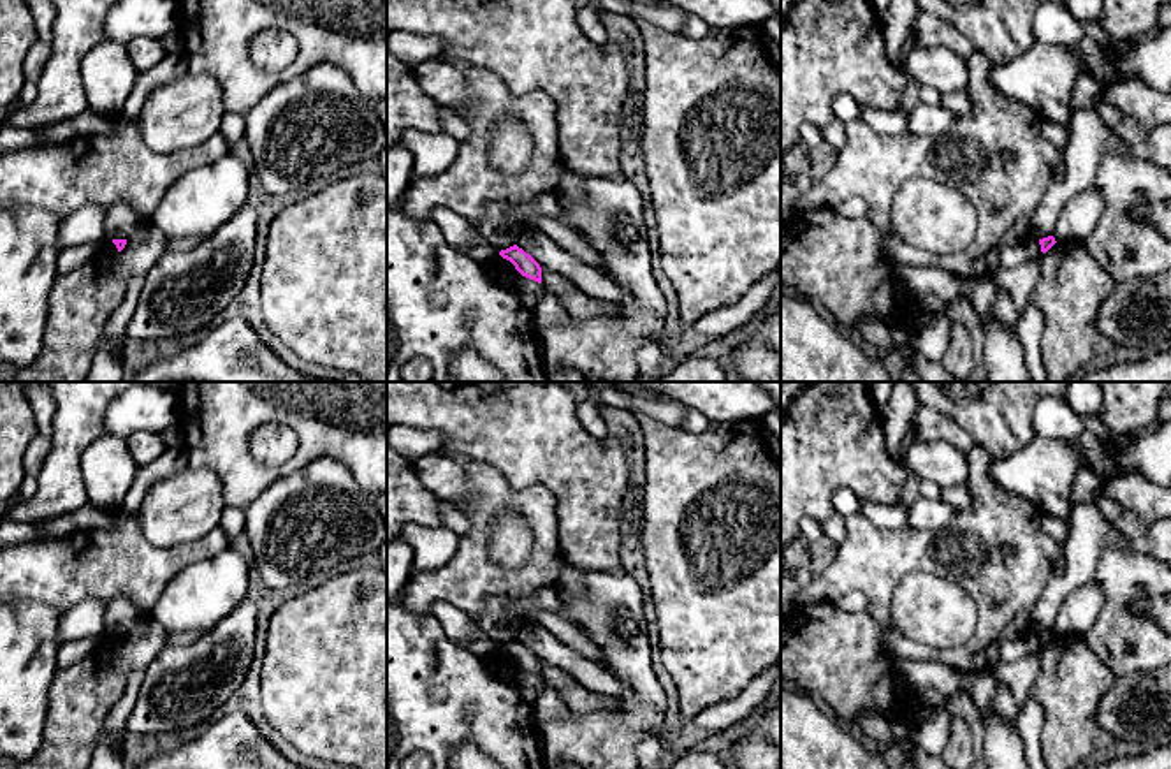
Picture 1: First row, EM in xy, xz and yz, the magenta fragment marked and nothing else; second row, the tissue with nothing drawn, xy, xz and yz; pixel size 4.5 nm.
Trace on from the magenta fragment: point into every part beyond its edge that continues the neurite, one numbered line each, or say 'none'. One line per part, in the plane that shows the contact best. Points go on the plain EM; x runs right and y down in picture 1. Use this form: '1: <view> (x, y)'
none

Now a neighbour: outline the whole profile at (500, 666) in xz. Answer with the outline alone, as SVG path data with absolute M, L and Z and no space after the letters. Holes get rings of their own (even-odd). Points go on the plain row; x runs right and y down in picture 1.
M499 646L489 648L482 660L487 672L496 681L517 690L522 700L529 706L545 688L545 681L542 677L522 670L510 655L499 649Z

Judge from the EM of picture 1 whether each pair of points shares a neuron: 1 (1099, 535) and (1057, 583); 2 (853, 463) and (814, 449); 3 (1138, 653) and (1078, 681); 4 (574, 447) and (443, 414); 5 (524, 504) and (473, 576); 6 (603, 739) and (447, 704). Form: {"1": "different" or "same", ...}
{"1": "same", "2": "same", "3": "different", "4": "same", "5": "same", "6": "different"}

